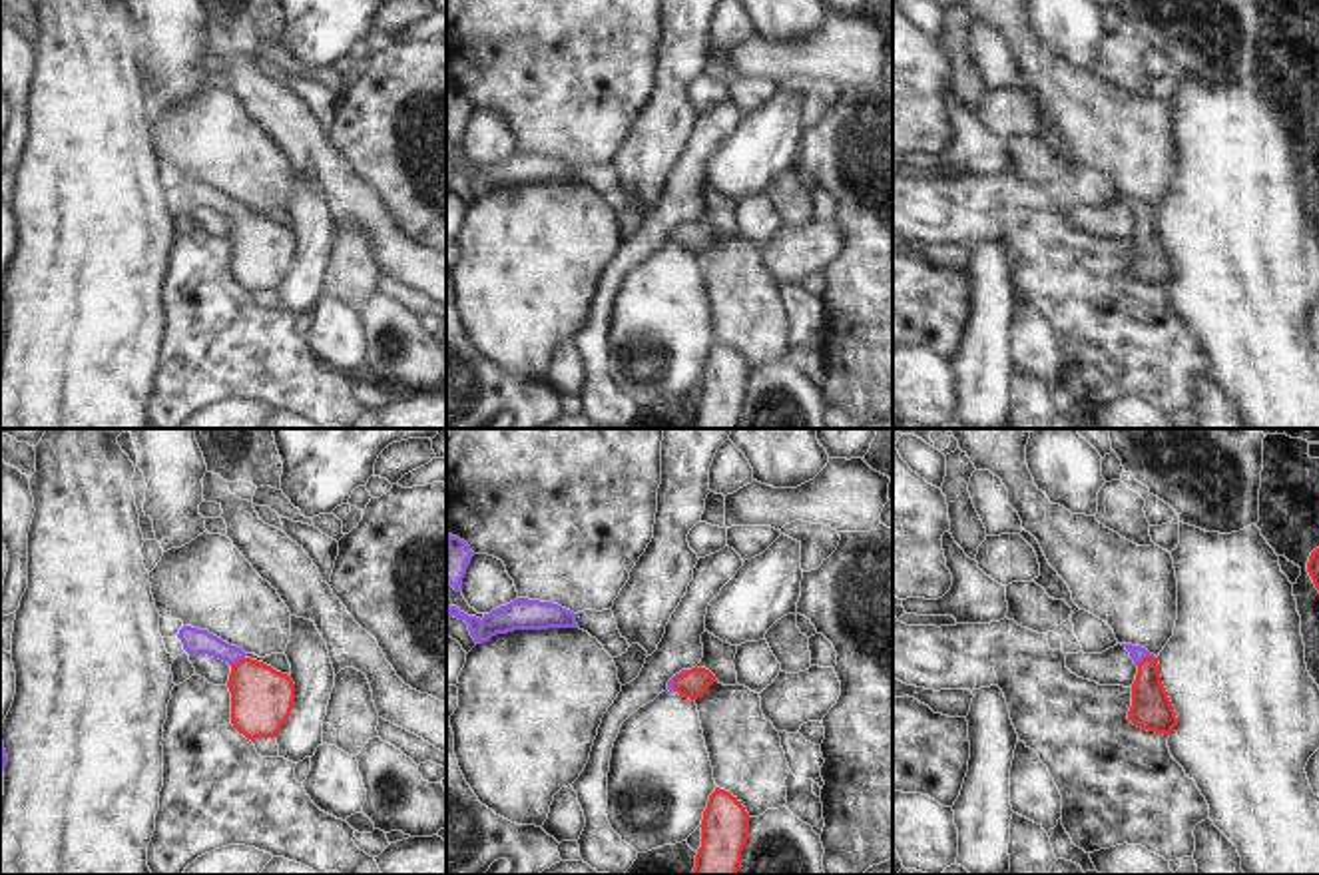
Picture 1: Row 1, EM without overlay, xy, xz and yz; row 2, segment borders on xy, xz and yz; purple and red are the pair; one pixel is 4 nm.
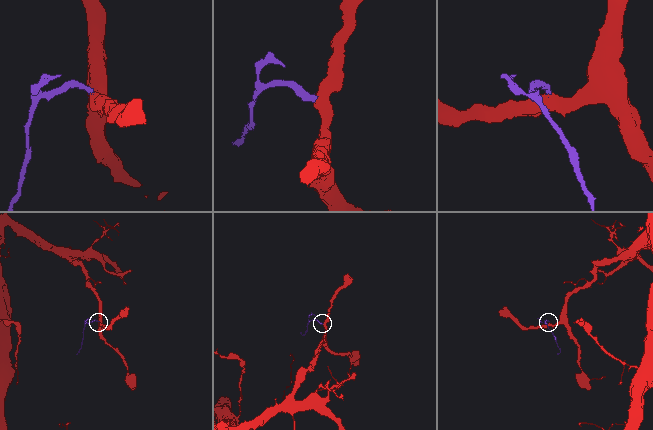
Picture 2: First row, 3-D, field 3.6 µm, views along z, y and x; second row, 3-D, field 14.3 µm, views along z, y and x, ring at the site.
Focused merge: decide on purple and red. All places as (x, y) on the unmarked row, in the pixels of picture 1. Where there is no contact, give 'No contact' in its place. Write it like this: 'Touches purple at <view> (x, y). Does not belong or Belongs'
Touches purple at yz (1144, 210). Belongs.

